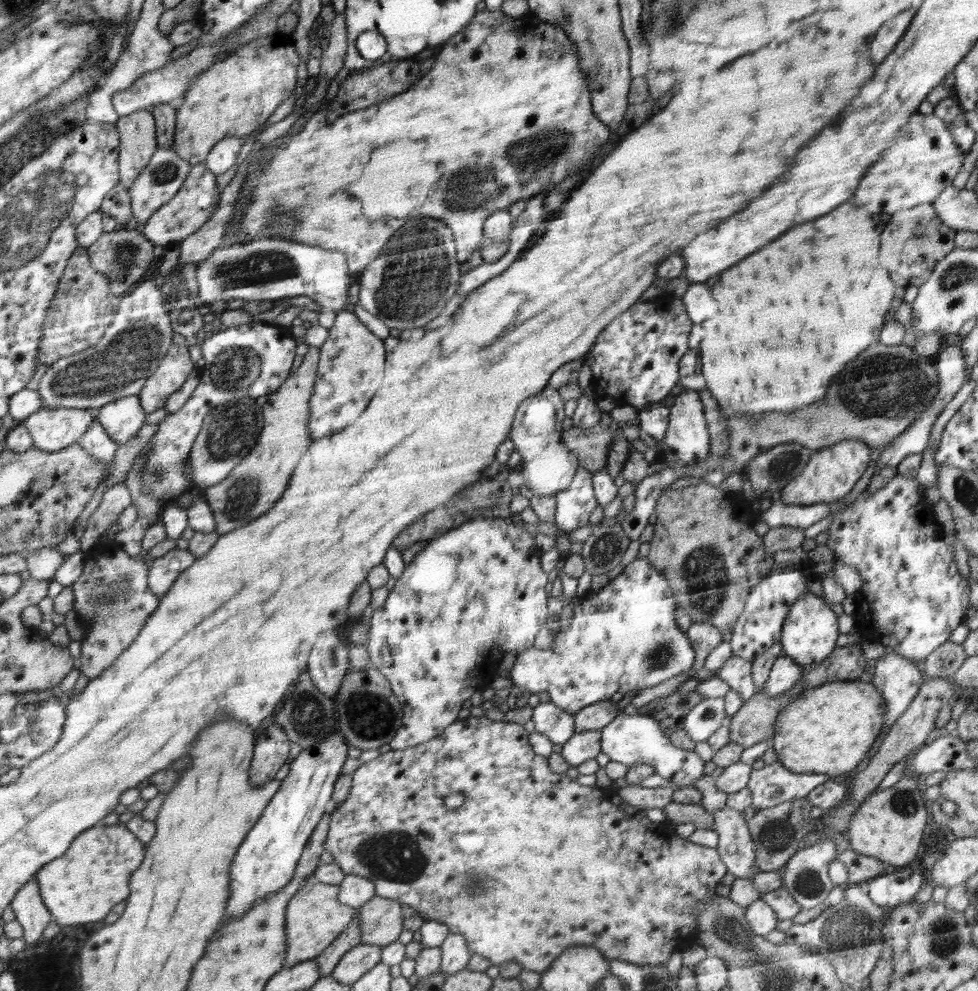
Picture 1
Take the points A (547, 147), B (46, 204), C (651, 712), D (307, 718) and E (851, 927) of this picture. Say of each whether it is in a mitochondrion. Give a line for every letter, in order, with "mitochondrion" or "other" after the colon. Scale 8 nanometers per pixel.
A: mitochondrion
B: mitochondrion
C: other
D: mitochondrion
E: mitochondrion

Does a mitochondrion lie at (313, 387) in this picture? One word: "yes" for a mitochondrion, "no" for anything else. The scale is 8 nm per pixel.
no

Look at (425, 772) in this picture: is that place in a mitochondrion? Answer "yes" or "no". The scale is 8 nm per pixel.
no

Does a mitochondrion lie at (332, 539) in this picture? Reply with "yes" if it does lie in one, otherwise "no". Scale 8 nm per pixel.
no

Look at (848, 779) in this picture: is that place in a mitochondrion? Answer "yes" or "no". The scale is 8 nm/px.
no

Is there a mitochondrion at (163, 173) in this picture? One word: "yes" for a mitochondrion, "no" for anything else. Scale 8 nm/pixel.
yes

